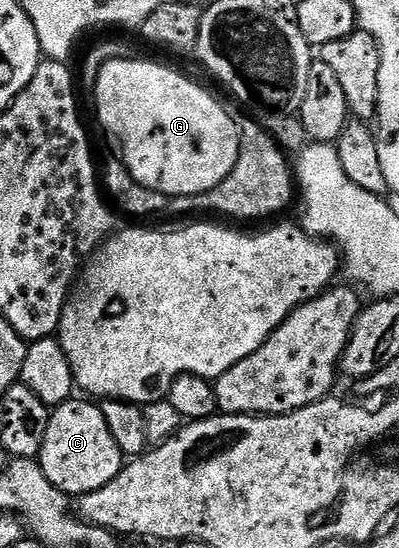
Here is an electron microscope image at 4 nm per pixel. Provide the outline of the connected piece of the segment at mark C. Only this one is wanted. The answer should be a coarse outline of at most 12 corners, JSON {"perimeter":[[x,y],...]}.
{"perimeter":[[51,408],[38,456],[69,497],[110,485],[126,462],[102,409]]}

